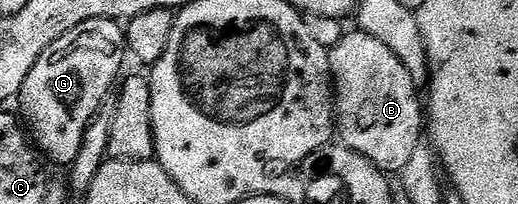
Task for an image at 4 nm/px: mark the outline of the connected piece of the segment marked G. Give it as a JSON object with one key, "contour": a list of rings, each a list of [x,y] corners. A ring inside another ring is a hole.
{"contour":[[[92,18],[54,41],[40,55],[16,96],[21,120],[37,150],[63,167],[74,163],[86,127],[99,114],[126,60],[125,30],[115,19]],[[94,36],[100,37],[100,44]]]}

